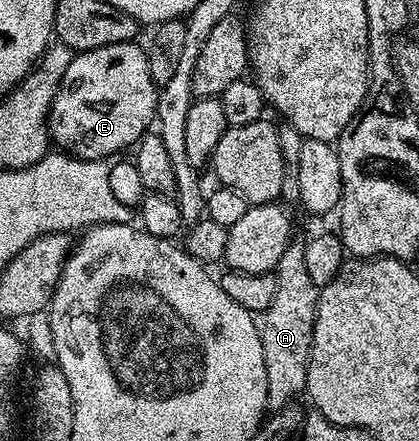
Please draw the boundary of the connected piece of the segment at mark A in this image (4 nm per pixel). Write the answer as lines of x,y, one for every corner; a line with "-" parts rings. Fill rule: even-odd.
299,239
292,240
283,251
275,272
274,300
263,313
260,324
264,364
267,368
268,408
273,411
292,402
297,393
302,394
306,383
320,290
307,274
304,252
305,244

